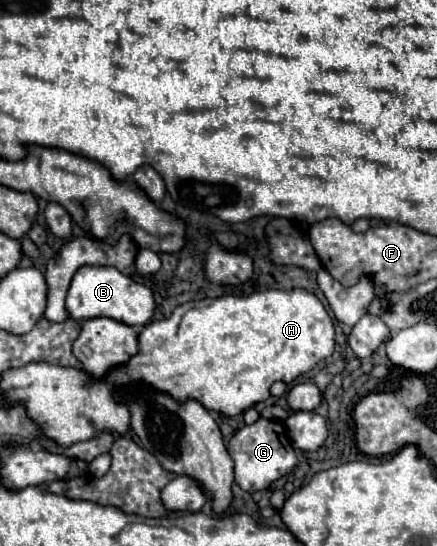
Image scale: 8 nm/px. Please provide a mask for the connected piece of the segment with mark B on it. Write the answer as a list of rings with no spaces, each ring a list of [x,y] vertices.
[[[81,267],[67,293],[67,311],[77,321],[111,317],[125,325],[147,325],[155,311],[155,299],[147,285],[135,283],[129,275],[123,275],[115,267]]]

